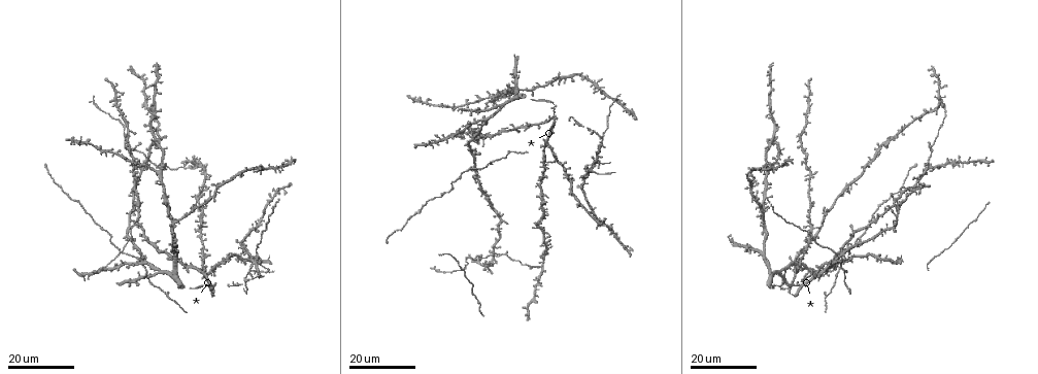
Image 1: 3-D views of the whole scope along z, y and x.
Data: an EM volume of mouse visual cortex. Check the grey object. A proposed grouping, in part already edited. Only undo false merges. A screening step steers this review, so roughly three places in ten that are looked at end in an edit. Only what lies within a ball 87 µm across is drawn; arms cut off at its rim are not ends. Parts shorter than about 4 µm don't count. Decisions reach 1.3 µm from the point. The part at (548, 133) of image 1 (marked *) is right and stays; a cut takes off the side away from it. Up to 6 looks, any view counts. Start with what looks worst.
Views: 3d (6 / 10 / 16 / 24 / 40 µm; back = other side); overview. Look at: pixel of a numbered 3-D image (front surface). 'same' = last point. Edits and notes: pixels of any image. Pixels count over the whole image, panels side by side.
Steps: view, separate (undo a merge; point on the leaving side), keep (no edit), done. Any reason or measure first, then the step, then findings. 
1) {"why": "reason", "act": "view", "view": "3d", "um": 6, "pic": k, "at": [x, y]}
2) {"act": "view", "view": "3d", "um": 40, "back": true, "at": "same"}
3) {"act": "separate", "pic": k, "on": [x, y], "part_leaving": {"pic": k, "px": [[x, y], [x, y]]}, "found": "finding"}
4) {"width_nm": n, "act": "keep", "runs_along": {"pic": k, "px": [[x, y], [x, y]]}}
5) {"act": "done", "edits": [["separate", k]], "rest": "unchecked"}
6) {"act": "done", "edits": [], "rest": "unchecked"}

{"why": "looks like a crossing", "act": "view", "view": "3d", "um": 16, "pic": 1, "at": [247, 248]}

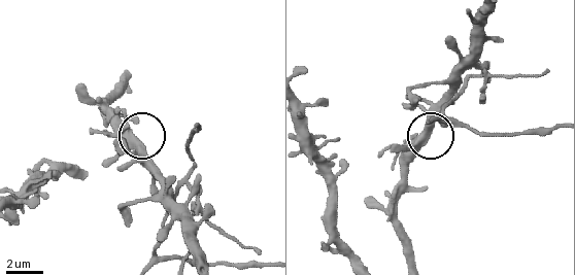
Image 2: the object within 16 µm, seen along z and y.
{"act": "view", "view": "3d", "um": 6, "pic": 2, "at": [135, 138]}

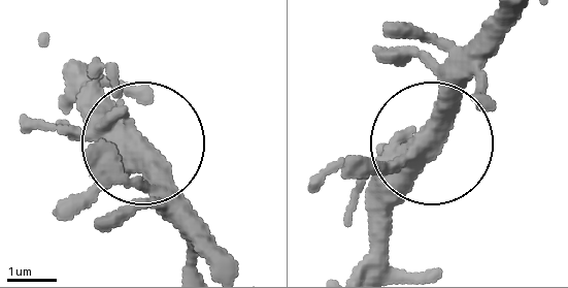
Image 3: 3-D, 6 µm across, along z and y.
{"side_arm_um": 38, "arms": 4, "act": "keep", "found": "continuous, no second cell"}

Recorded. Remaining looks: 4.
{"why": "thick turns thin", "act": "view", "view": "3d", "um": 16, "pic": 1, "at": [805, 167]}

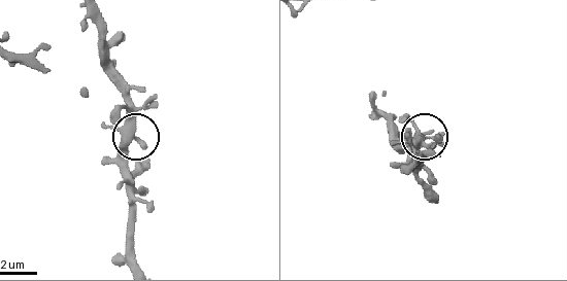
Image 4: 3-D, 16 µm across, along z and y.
{"act": "view", "view": "3d", "um": 10, "pic": 4, "at": [126, 133]}

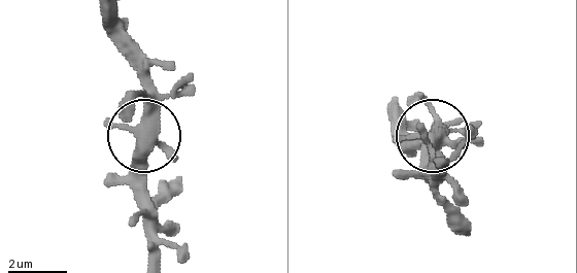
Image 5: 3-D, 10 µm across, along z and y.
{"arms": 4, "act": "keep", "found": "one cell here"}

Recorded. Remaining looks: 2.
{"why": "three-way junction", "act": "view", "view": "3d", "um": 16, "pic": 1, "at": [165, 295]}

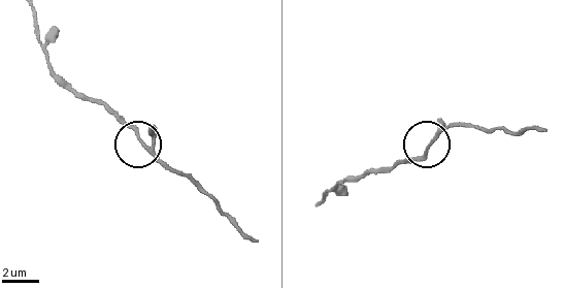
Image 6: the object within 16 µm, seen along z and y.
{"act": "view", "view": "3d", "um": 10, "pic": 6, "at": [429, 143]}

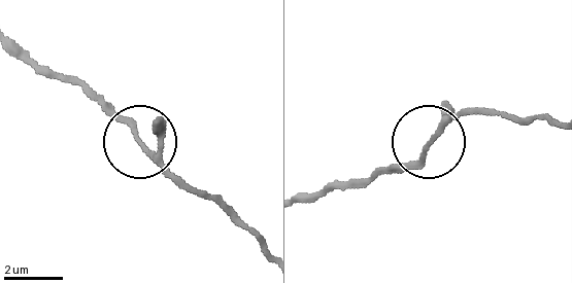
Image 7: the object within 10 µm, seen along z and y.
{"arms": 3, "act": "keep", "runs_along": {"pic": 7, "px": [[308, 200], [404, 168], [456, 118], [475, 111]]}, "found": "all the same cell"}

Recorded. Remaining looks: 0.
{"act": "done", "edits": [], "rest": "unchecked"}

